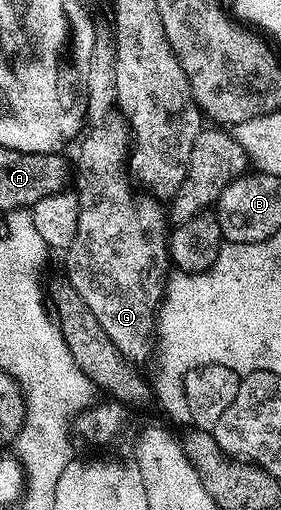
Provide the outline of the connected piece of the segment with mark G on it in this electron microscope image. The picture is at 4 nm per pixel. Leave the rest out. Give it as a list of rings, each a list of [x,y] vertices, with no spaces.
[[[110,120],[102,123],[101,126],[94,126],[80,139],[81,155],[77,158],[77,166],[75,162],[75,182],[77,178],[78,186],[75,187],[77,195],[78,220],[77,231],[75,232],[75,240],[69,245],[67,253],[64,255],[67,277],[70,284],[75,288],[75,292],[79,292],[79,296],[87,304],[87,308],[91,308],[91,312],[95,312],[95,320],[99,320],[99,324],[103,324],[103,332],[107,332],[107,336],[111,338],[114,345],[121,350],[126,359],[141,358],[149,350],[149,337],[154,337],[155,323],[159,318],[159,311],[165,297],[165,289],[171,277],[171,259],[169,256],[169,240],[167,237],[167,226],[165,230],[165,214],[157,206],[136,206],[133,203],[133,194],[129,191],[131,187],[130,179],[127,177],[127,130],[120,121]]]

